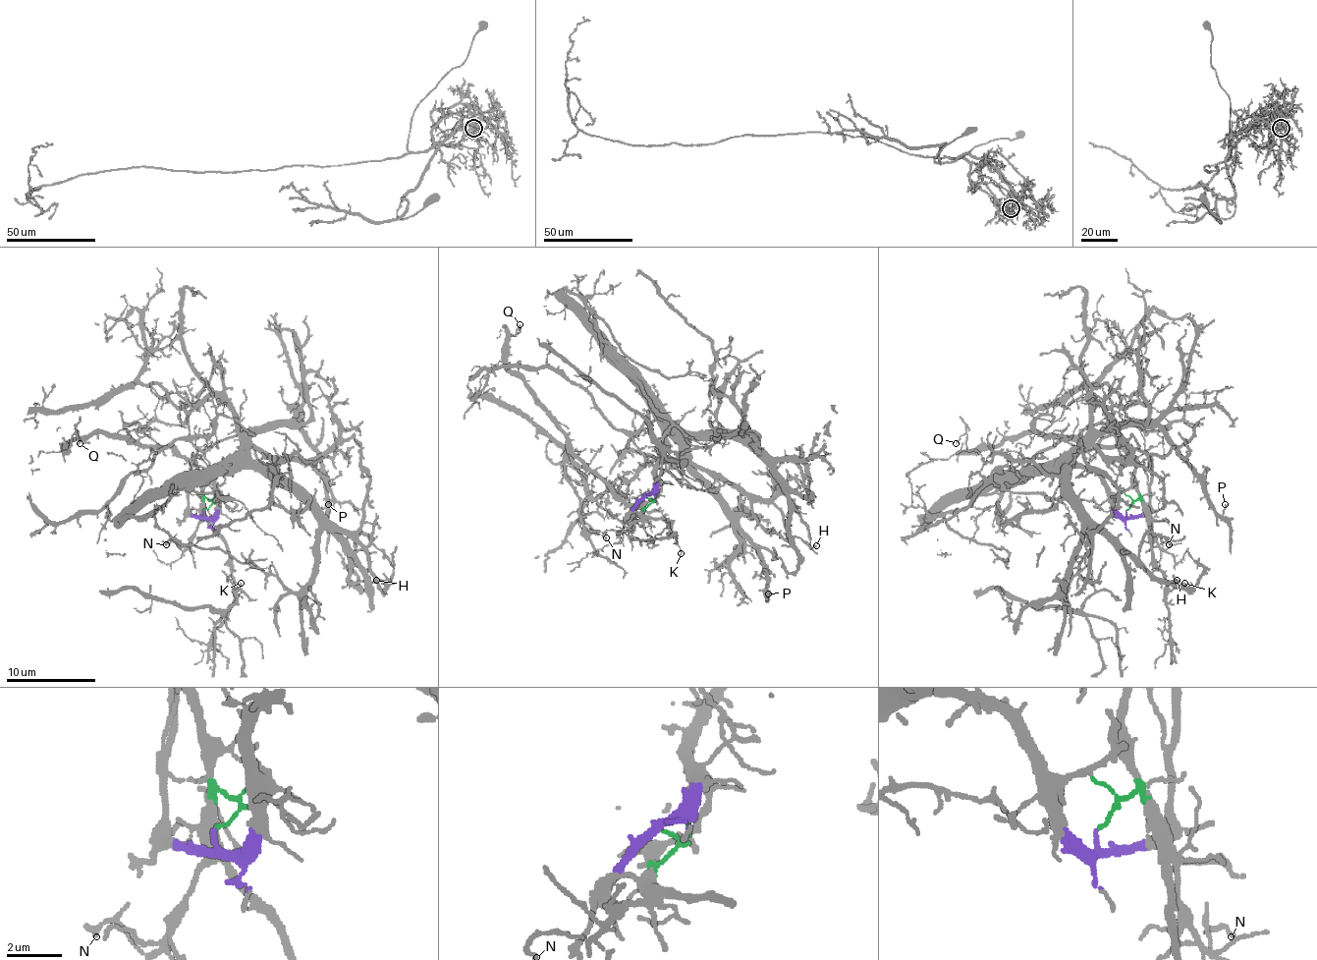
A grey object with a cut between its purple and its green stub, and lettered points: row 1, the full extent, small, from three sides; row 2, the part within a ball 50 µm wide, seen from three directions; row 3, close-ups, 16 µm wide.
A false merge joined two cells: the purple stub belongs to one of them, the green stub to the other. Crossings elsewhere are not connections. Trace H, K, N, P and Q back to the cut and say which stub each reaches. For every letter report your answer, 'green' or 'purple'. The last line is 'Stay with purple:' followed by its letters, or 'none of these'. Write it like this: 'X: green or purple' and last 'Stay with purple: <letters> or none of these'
H: purple
K: green
N: green
P: purple
Q: green
Stay with purple: H, P

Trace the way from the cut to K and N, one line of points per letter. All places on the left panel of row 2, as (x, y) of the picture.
K: (204, 508), (211, 504), (207, 499), (204, 522), (225, 544), (236, 589), (241, 582)
N: (204, 508), (211, 504), (207, 499), (202, 504), (195, 535), (183, 550), (169, 539), (167, 544)

